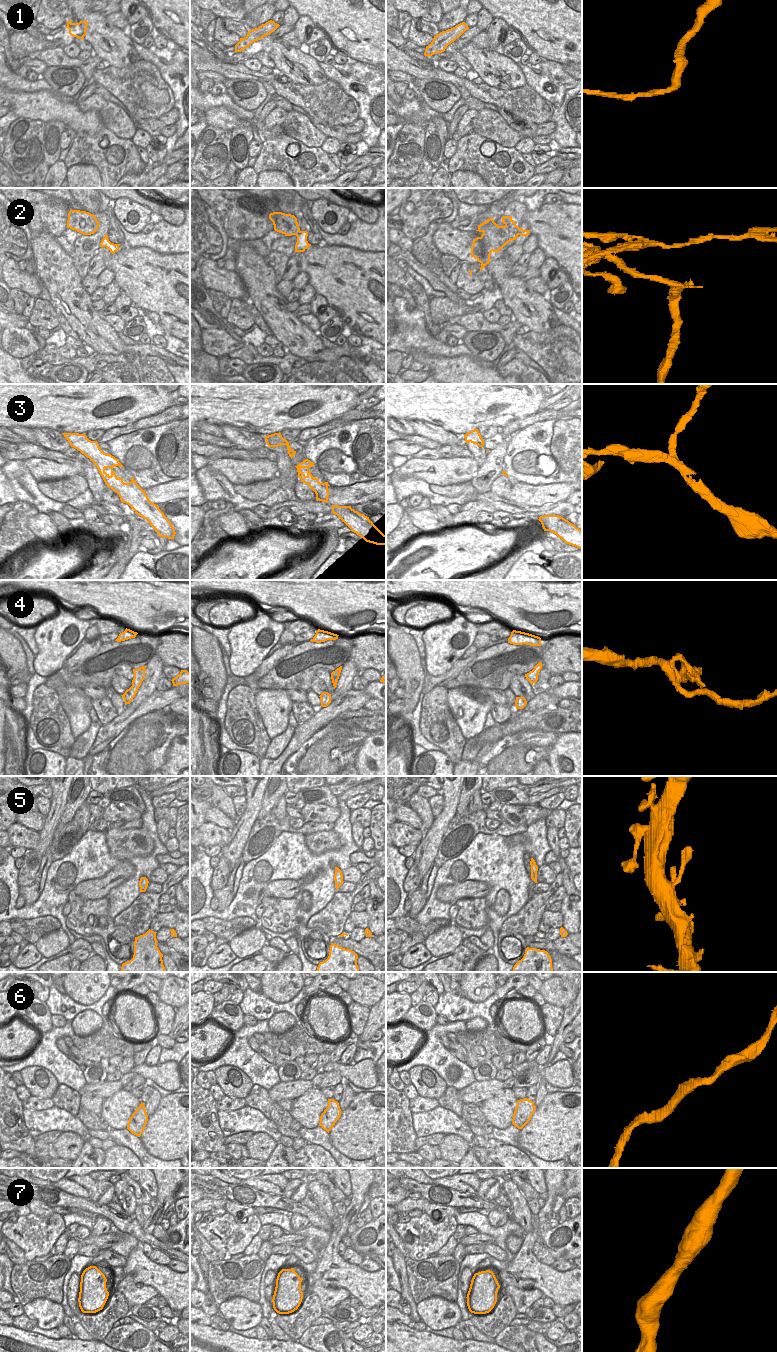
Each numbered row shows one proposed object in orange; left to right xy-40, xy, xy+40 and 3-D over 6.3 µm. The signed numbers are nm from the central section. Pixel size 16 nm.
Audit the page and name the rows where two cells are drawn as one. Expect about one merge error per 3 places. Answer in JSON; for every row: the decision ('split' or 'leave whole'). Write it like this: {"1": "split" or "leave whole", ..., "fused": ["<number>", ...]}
{"1": "split", "2": "split", "3": "split", "4": "split", "5": "leave whole", "6": "leave whole", "7": "leave whole", "fused": ["1", "2", "3", "4"]}

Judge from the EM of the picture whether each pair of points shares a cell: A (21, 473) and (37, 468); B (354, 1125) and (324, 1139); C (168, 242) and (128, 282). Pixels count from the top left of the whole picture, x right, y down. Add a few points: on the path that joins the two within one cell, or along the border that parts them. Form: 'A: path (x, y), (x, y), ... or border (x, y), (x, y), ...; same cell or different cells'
A: border (23, 460), (37, 482); different cells
B: border (328, 1133), (330, 1143), (344, 1155); different cells
C: border (135, 246), (147, 246), (160, 253), (179, 254); different cells

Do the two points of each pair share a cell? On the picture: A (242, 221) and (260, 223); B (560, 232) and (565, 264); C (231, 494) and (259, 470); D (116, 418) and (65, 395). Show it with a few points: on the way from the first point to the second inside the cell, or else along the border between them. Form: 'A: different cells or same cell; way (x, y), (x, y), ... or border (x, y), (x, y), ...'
A: same cell; way (246, 223), (256, 223)
B: different cells; border (544, 226), (551, 244), (571, 233)
C: different cells; border (215, 469), (233, 484)
D: same cell; way (103, 418), (93, 415), (78, 400)

